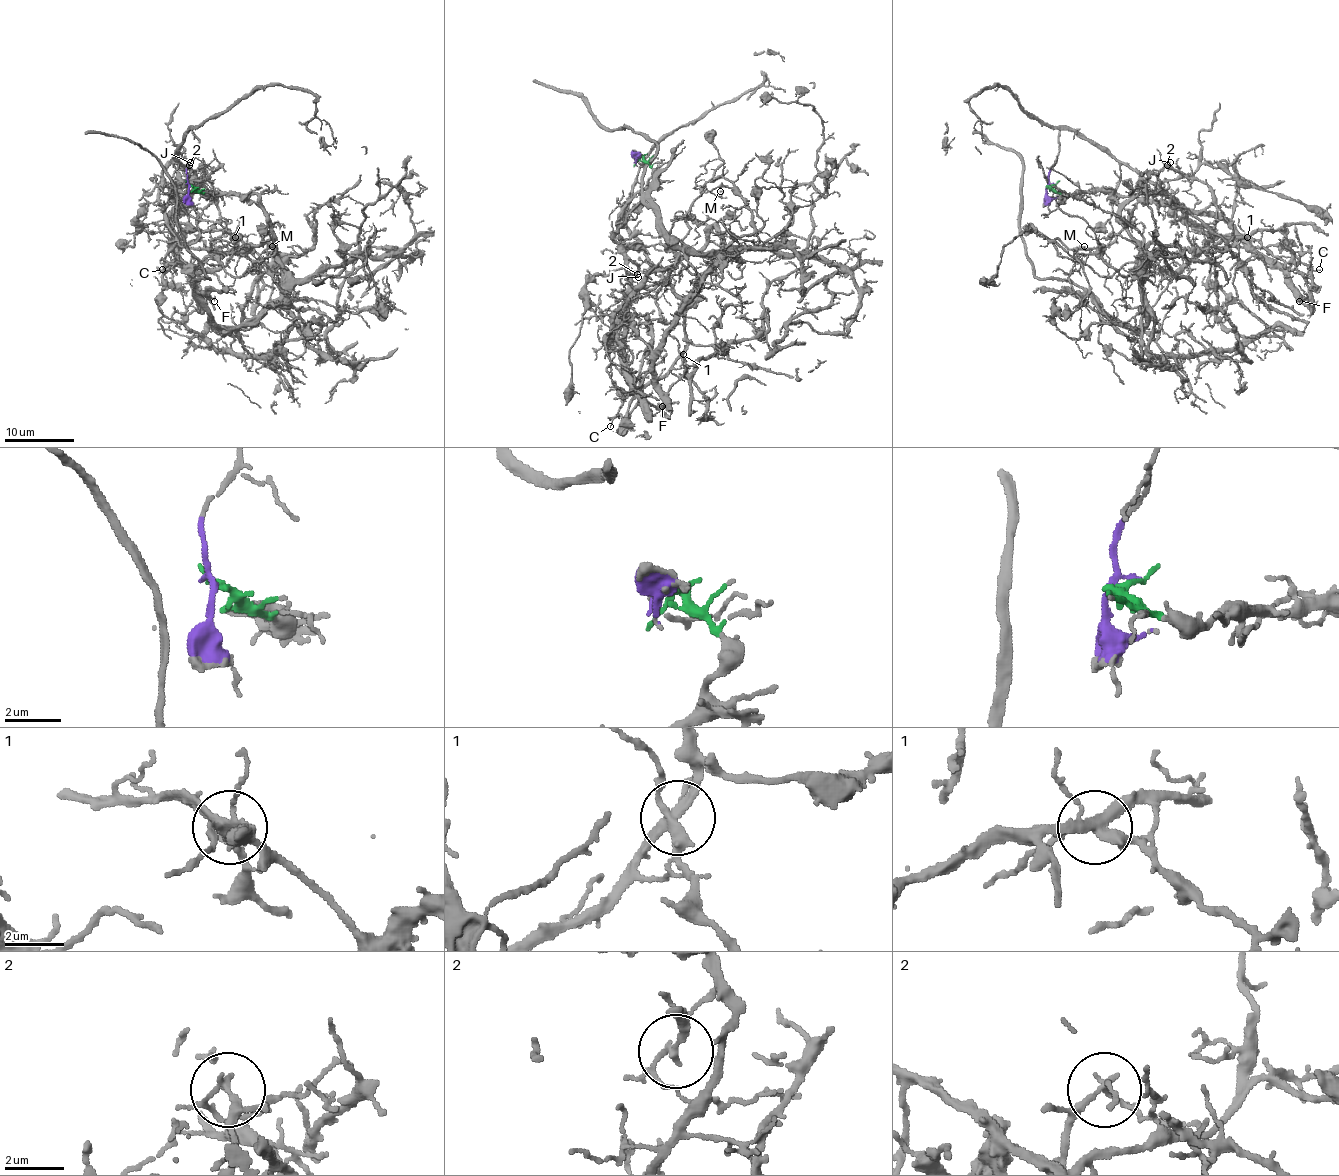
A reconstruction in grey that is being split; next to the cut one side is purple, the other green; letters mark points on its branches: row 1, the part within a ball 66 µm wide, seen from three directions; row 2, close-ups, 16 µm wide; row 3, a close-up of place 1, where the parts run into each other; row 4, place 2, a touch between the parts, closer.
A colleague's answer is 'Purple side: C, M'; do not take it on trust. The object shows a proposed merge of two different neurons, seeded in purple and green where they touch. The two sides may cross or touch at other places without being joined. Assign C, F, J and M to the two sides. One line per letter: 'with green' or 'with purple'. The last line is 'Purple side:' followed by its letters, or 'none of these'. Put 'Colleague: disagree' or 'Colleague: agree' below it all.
C: with purple
F: with green
J: with green
M: with purple
Purple side: C, M
Colleague: agree

